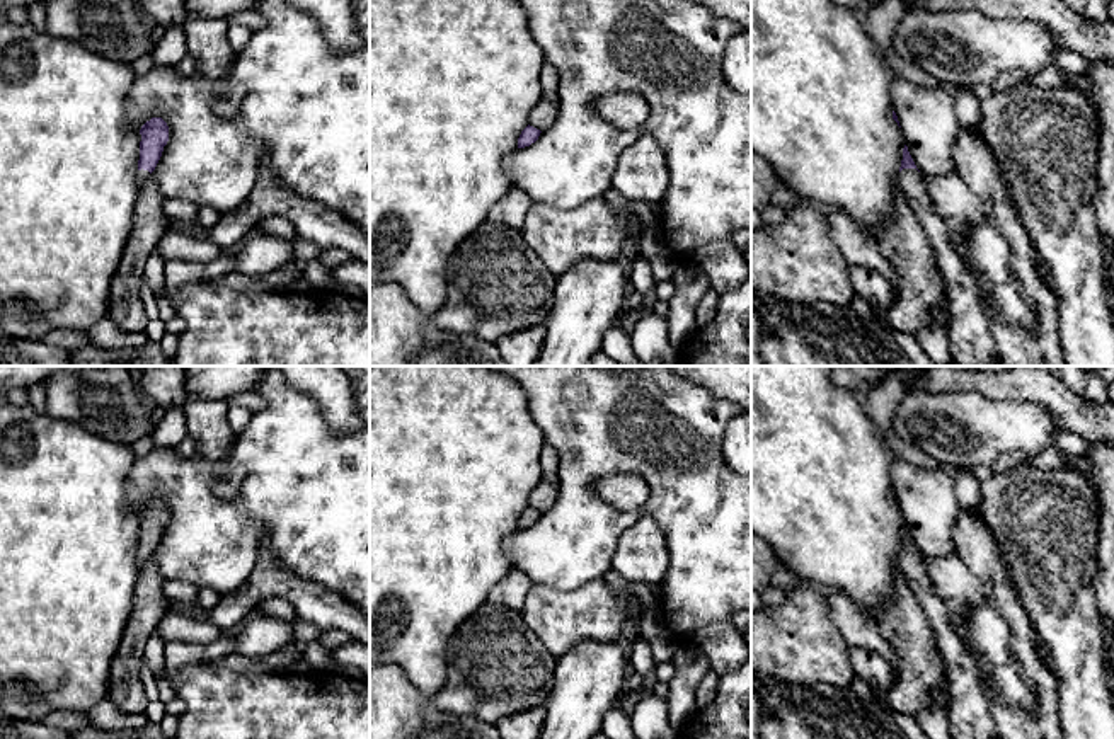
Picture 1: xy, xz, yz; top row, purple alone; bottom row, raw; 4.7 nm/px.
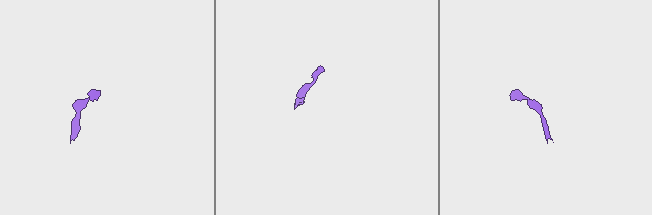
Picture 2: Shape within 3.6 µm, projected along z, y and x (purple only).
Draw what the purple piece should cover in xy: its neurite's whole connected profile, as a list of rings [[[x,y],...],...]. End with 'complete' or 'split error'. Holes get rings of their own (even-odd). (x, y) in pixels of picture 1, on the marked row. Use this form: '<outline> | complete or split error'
[[[152,117],[141,126],[140,135],[138,191],[162,157],[164,146],[169,141],[169,126],[162,117]]] | split error

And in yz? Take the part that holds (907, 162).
[[[906,145],[899,172],[904,199],[927,232],[940,274],[947,284],[952,318],[947,332],[952,363],[959,366],[993,366],[1000,354],[990,332],[988,315],[978,301],[976,279],[954,247],[947,225],[930,201],[927,186]]] | split error

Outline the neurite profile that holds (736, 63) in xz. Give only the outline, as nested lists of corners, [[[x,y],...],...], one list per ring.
[[[741,31],[726,44],[721,70],[731,89],[751,95],[751,32]]]

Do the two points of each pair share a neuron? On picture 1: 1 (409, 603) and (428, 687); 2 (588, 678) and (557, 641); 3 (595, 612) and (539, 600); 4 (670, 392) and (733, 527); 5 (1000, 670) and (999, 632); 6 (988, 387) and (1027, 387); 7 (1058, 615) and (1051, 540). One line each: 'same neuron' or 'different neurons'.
1: same neuron
2: different neurons
3: same neuron
4: same neuron
5: same neuron
6: same neuron
7: same neuron

